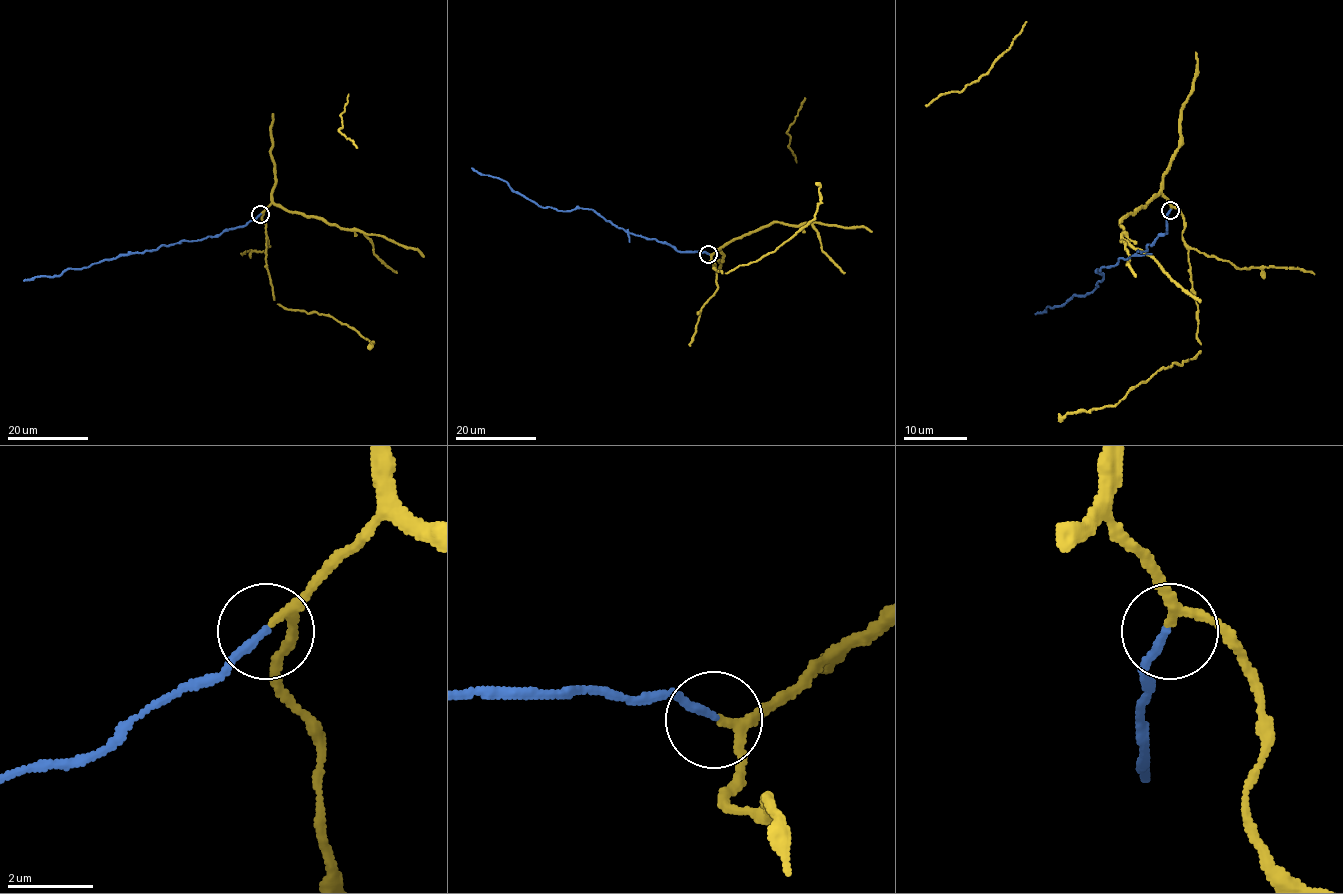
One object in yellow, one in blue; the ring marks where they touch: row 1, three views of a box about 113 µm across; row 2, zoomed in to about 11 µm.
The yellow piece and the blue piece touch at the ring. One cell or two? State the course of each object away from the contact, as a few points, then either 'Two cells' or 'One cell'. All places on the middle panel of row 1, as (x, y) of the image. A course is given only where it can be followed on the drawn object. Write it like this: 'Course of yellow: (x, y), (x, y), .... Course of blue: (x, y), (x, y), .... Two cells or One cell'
Course of yellow: (709, 254), (717, 272), (725, 274), (773, 252), (815, 218), (820, 201), (820, 184), (817, 182). Course of blue: (708, 254), (679, 251), (667, 243), (628, 233), (590, 209), (558, 211), (539, 207), (505, 181), (471, 168). One cell

